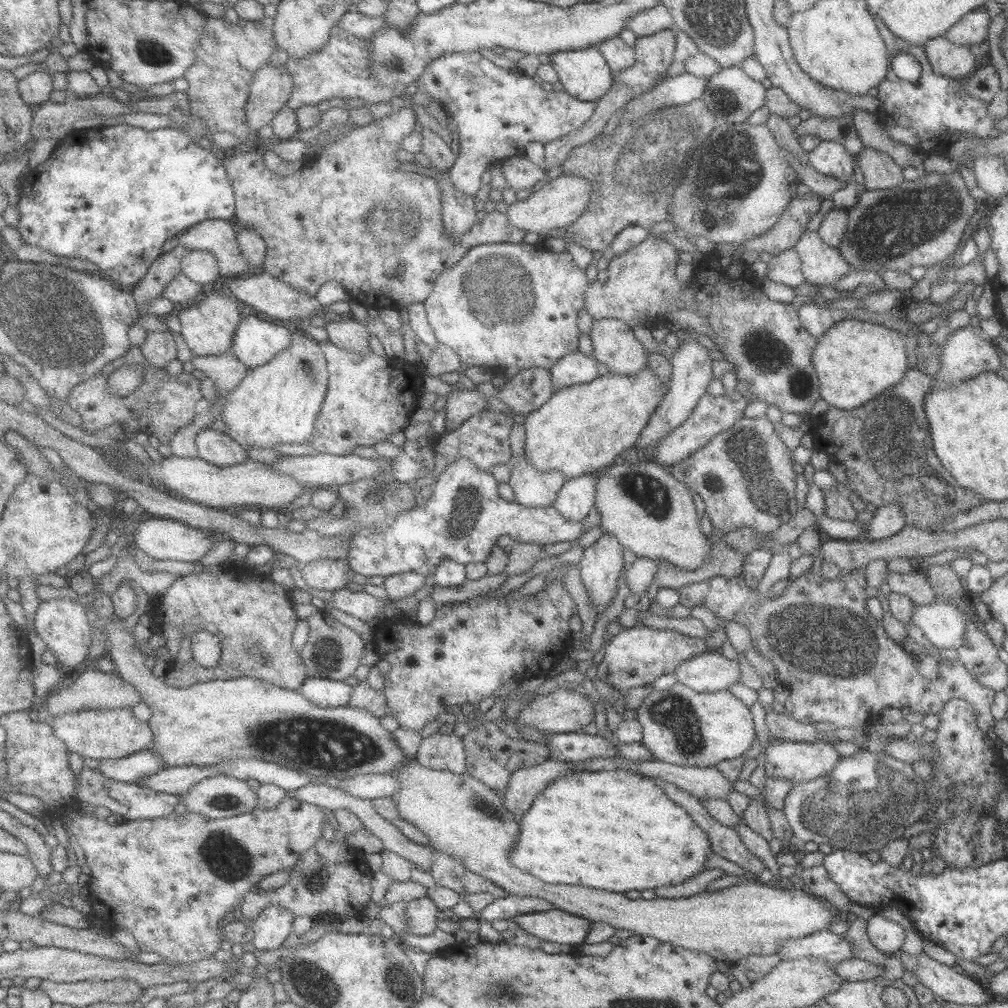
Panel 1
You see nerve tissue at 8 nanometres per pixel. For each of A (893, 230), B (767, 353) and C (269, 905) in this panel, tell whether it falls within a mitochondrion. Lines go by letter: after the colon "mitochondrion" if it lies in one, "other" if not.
A: mitochondrion
B: mitochondrion
C: other

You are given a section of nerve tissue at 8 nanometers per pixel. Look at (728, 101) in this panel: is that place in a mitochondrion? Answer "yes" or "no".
yes

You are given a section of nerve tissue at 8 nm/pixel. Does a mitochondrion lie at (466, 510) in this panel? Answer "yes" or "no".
yes

